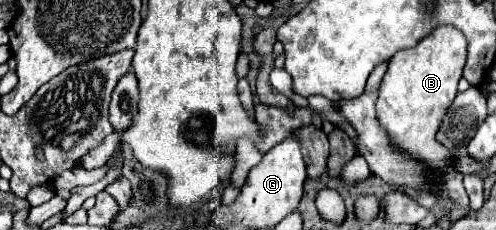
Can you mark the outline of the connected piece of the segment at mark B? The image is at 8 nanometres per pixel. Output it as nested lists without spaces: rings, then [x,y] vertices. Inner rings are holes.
[[[443,24],[433,28],[419,44],[411,50],[397,52],[387,66],[379,88],[377,114],[381,126],[387,130],[391,140],[401,146],[403,152],[415,158],[423,158],[433,170],[433,176],[449,178],[453,168],[453,152],[443,148],[435,140],[435,132],[451,104],[451,98],[457,96],[457,82],[463,76],[463,66],[467,60],[467,40],[461,30],[455,26]]]

